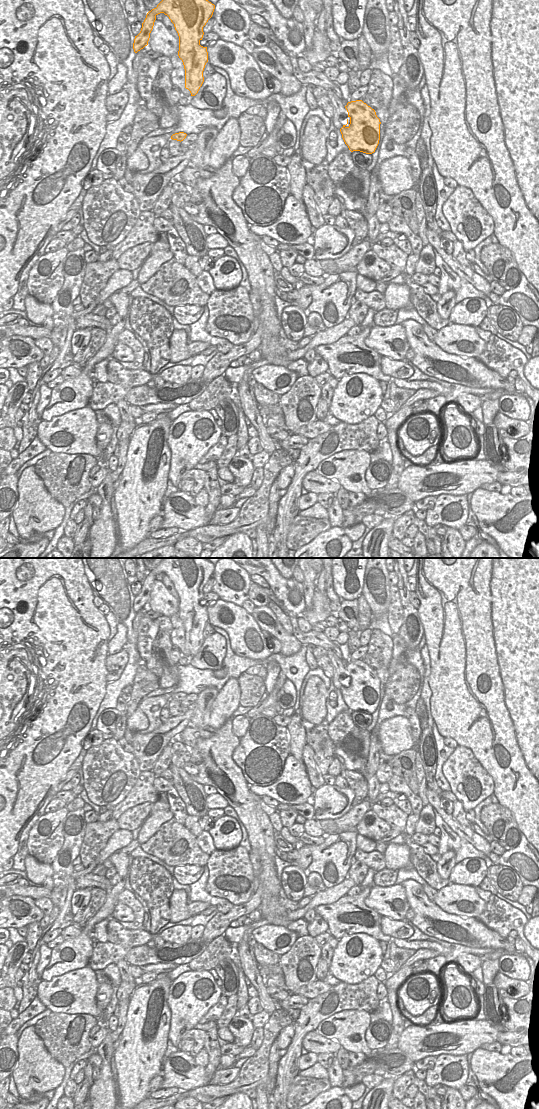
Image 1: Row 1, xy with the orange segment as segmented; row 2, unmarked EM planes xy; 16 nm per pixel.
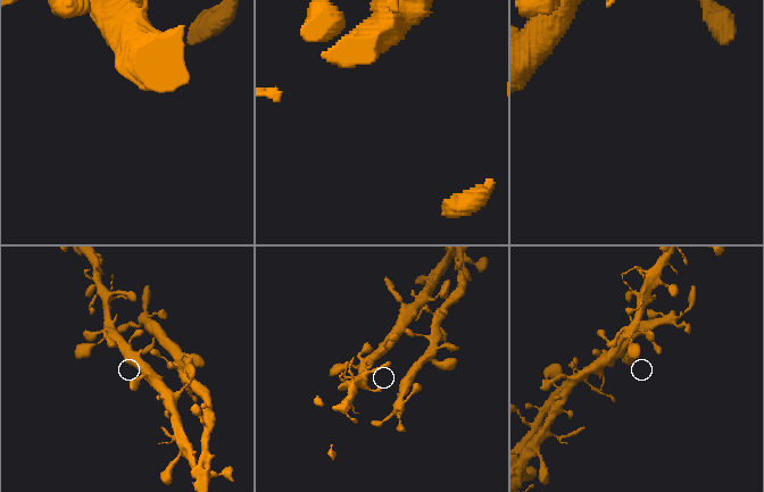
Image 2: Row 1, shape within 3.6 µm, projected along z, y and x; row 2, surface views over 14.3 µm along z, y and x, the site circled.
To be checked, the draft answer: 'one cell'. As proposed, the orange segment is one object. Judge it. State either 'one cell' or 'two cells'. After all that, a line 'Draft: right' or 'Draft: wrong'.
one cell
Draft: right

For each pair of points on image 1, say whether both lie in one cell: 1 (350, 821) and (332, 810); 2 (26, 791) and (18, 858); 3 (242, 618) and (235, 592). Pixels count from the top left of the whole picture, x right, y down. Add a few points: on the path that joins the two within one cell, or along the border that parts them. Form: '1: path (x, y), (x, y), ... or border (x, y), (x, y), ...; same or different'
1: border (351, 807), (334, 820); different
2: border (34, 815), (23, 830), (17, 852), (12, 857); different
3: border (219, 598), (231, 601), (241, 607); different

